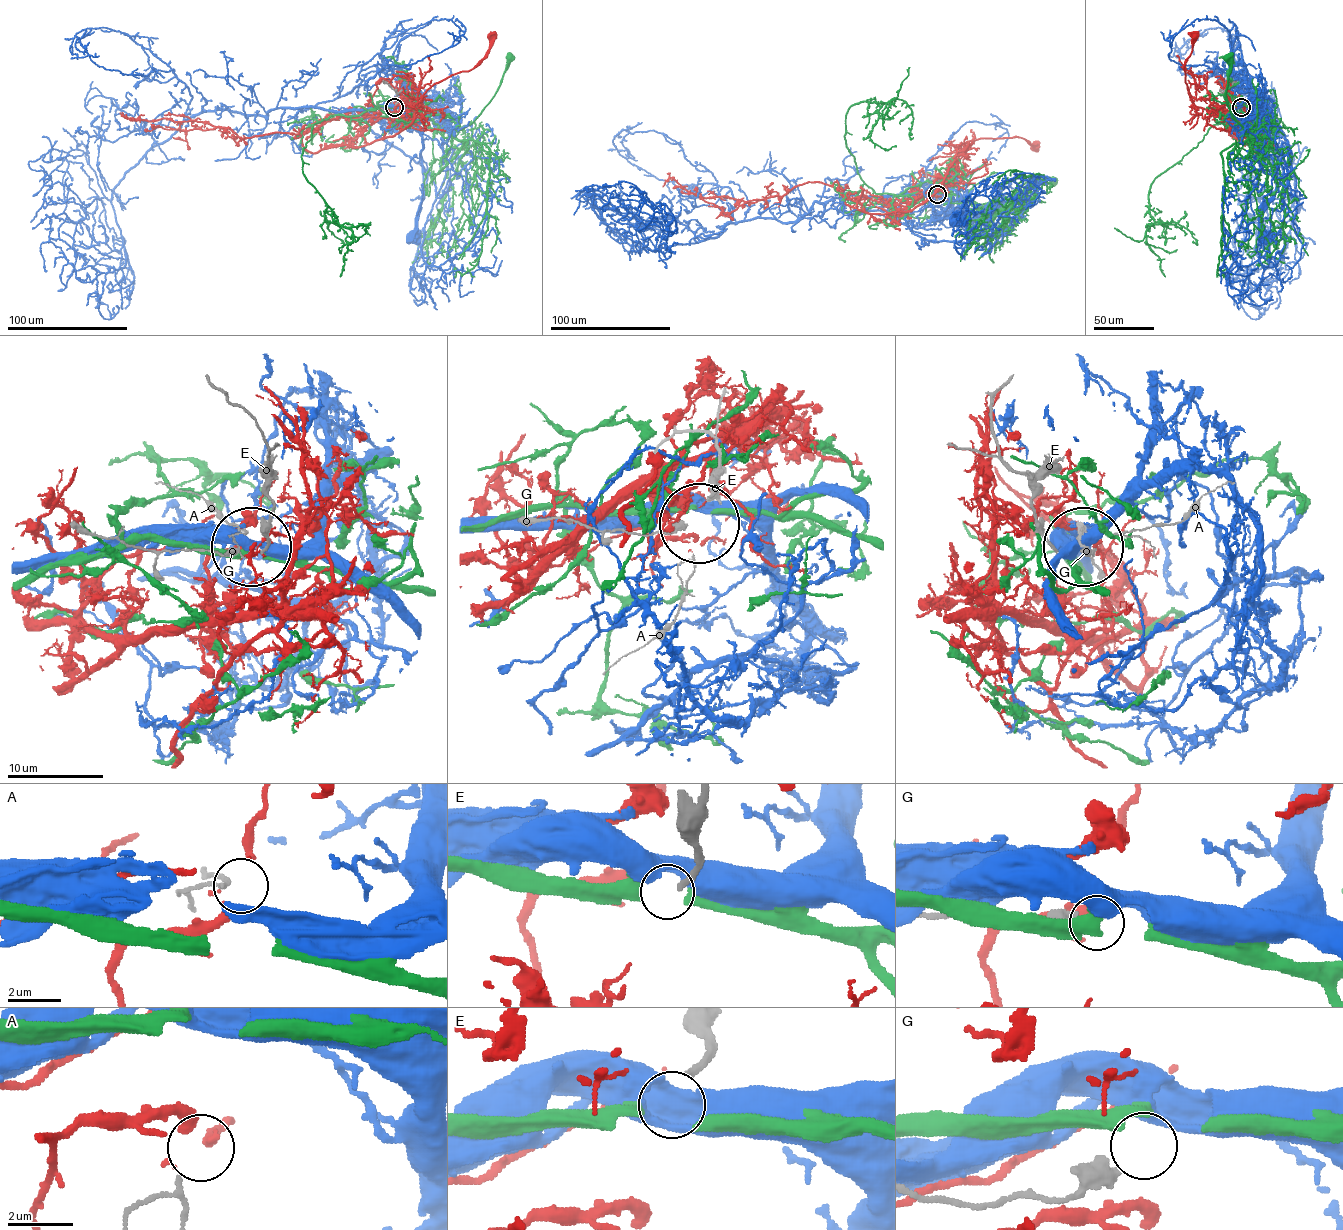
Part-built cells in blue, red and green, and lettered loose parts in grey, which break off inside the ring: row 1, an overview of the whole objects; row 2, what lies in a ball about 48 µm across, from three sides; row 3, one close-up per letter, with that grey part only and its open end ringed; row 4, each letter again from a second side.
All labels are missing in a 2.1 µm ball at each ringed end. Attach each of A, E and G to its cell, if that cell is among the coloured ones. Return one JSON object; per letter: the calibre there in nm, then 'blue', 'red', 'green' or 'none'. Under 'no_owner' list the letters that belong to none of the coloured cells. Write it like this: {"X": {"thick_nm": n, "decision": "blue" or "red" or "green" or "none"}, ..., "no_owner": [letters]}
{"A": {"thick_nm": 120, "decision": "none"}, "E": {"thick_nm": 240, "decision": "green"}, "G": {"thick_nm": 550, "decision": "none"}, "no_owner": ["A", "G"]}

